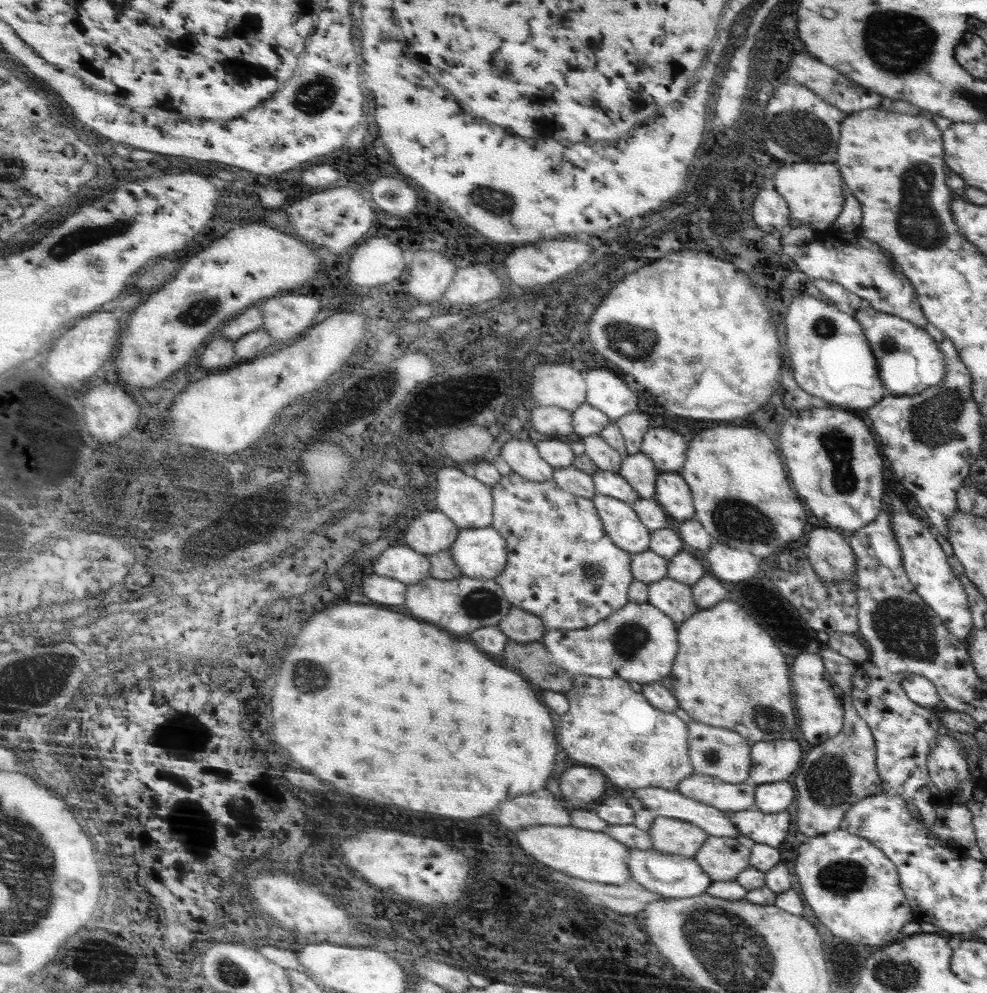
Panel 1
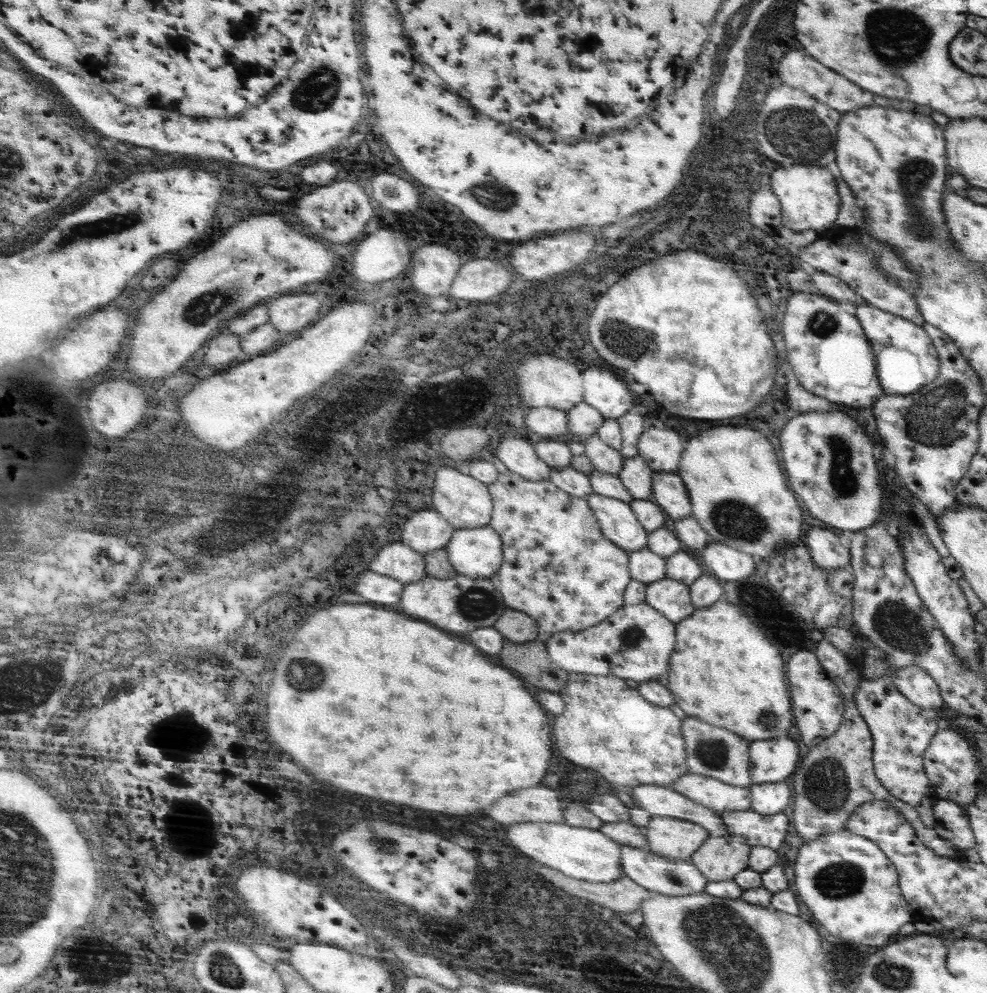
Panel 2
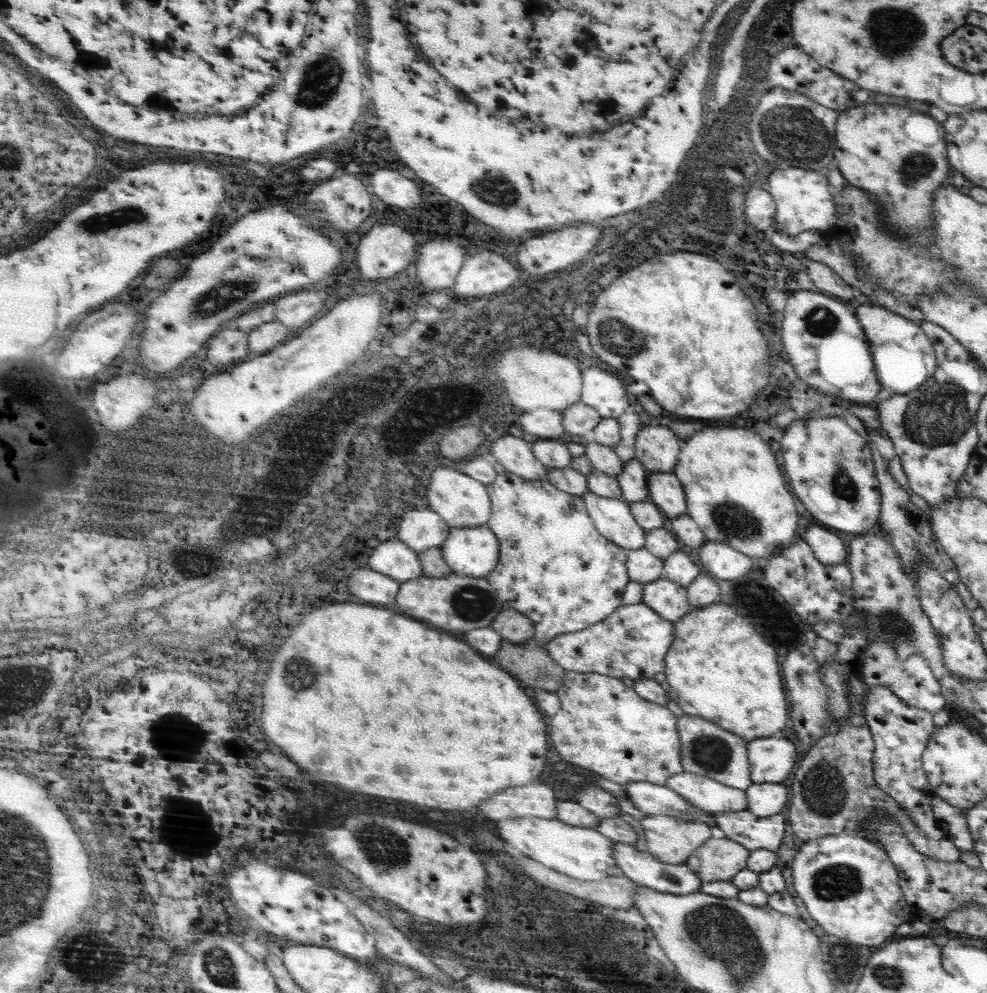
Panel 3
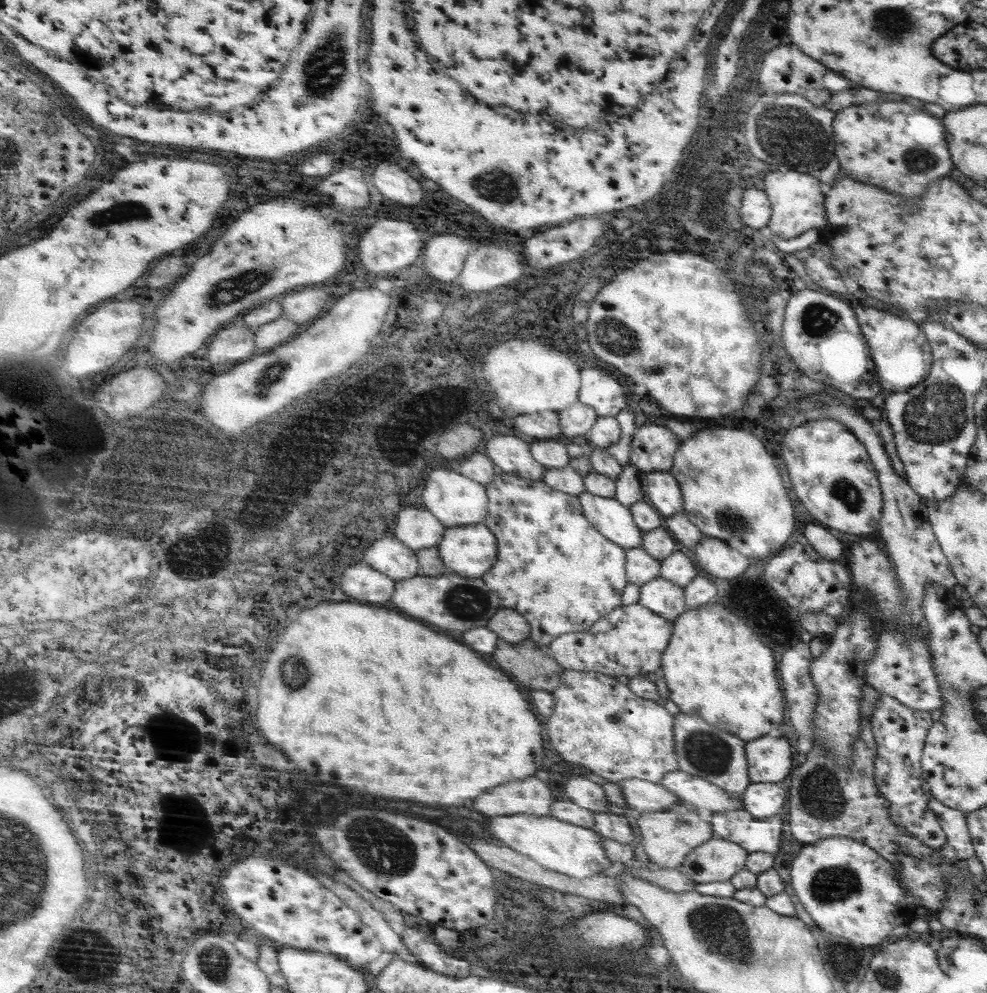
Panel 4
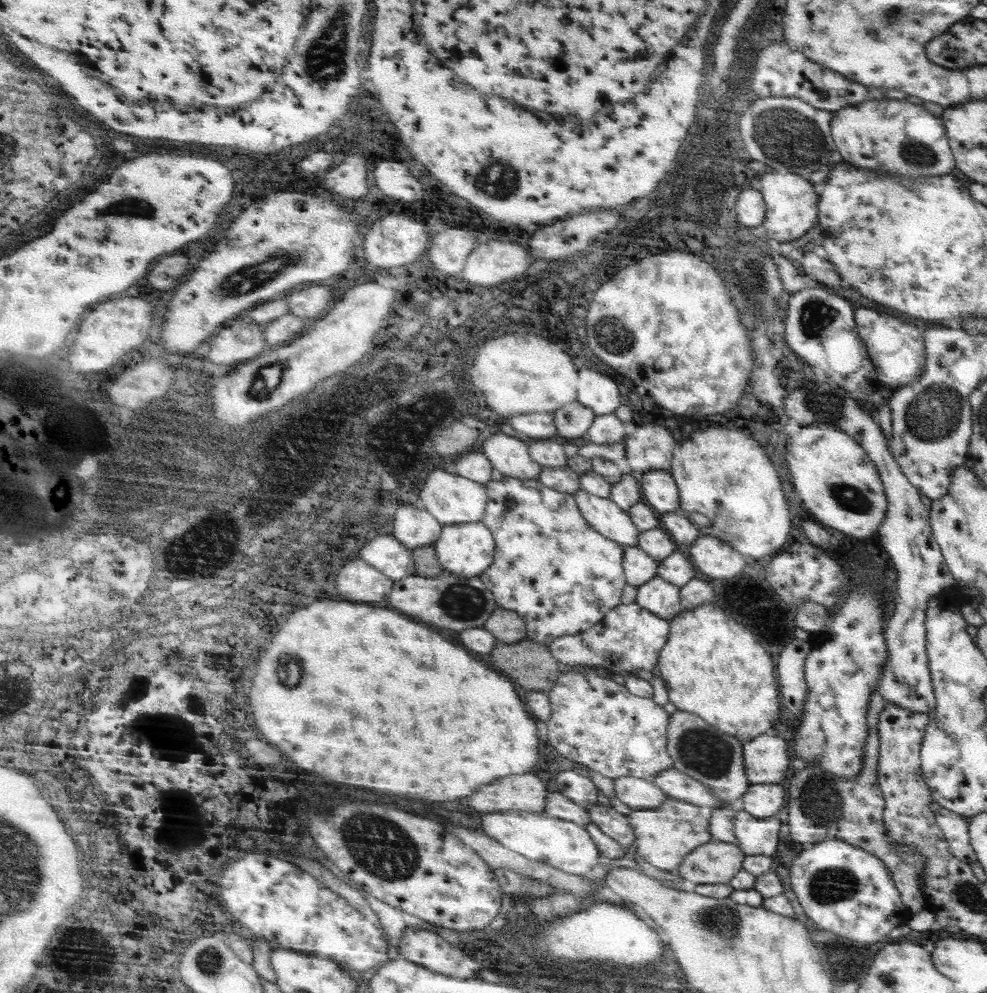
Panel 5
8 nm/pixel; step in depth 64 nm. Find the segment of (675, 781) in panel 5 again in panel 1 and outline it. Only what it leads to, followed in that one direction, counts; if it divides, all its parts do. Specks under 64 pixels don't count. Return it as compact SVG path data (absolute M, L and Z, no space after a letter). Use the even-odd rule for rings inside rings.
M691 774L679 782L677 792L725 814L733 814L755 810L755 788L757 784L753 780L747 780L745 784L727 784L719 778Z

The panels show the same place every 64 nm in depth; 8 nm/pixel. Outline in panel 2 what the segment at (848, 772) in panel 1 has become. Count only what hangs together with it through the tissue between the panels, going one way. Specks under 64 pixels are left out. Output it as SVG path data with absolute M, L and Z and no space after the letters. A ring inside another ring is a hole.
M821 640L813 646L813 652L819 660L819 664L825 668L827 678L837 686L837 690L843 696L843 720L841 726L837 728L837 732L825 740L821 740L821 744L809 748L805 760L801 758L795 772L793 772L793 810L791 810L791 824L793 830L799 838L803 838L803 842L811 842L819 836L825 834L835 834L835 832L843 832L845 830L845 822L849 820L849 816L853 814L853 810L859 804L865 804L869 800L885 800L889 804L893 804L893 808L905 818L905 822L915 828L915 836L917 840L931 850L937 856L945 856L945 858L953 858L955 854L961 854L957 846L953 846L947 840L941 840L937 836L935 830L929 830L923 826L923 822L919 820L917 812L903 800L895 800L877 780L875 772L873 772L873 738L869 732L867 722L861 718L861 714L855 708L853 702L853 692L859 686L859 672L857 666L853 666L845 654L841 654L833 644L829 644L827 640Z

